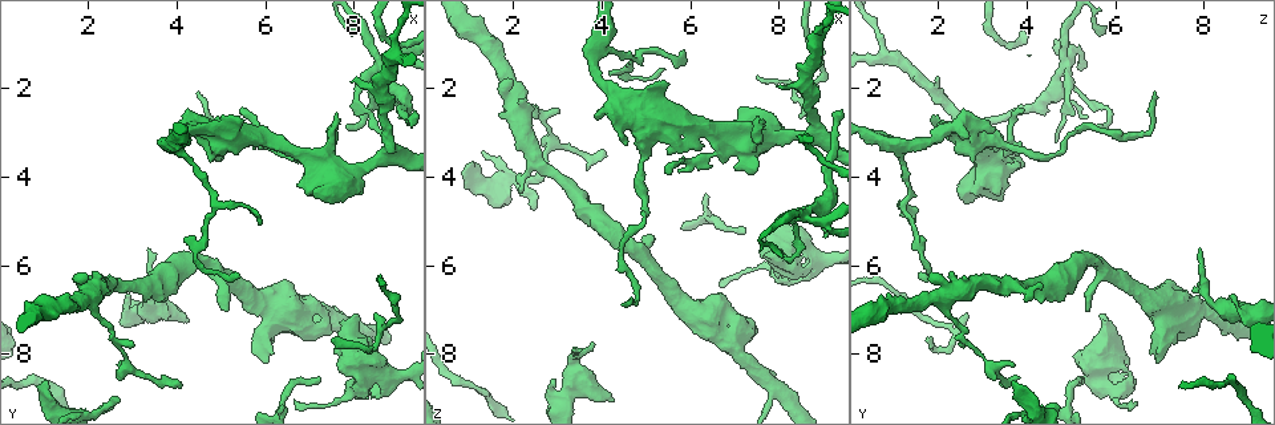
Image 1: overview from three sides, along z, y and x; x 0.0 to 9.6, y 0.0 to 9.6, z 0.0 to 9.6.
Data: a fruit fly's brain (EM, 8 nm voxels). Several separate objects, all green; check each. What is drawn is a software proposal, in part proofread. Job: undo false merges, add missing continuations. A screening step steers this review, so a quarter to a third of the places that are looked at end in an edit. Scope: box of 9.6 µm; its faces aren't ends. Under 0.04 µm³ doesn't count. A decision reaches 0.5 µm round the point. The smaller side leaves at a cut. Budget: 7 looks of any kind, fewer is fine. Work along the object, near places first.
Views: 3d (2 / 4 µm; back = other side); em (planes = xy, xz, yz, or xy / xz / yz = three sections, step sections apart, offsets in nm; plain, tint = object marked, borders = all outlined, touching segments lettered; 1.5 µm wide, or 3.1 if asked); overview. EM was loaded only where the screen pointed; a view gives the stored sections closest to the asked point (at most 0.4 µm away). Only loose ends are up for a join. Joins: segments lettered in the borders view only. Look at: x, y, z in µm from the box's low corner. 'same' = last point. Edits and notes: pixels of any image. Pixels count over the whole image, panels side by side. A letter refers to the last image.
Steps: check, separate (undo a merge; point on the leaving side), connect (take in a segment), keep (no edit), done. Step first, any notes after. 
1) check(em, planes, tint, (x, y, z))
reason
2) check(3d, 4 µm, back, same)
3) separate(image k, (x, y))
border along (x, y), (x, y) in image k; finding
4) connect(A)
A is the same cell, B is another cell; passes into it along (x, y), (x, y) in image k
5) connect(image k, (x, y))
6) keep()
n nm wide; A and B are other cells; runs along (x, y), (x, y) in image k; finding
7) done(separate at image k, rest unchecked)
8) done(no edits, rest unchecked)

check(em, xz, step 8, tint, (4.30, 7.15, 9.05))
branch stops here

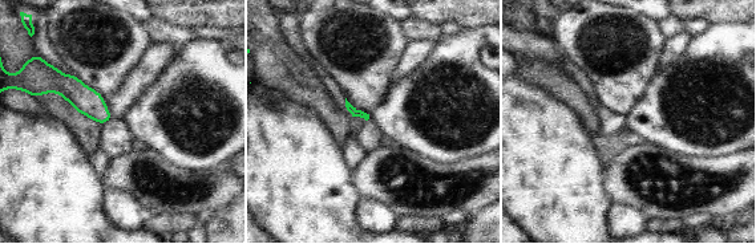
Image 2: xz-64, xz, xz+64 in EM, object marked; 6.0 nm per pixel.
check(em, xz, step 8, borders, same)

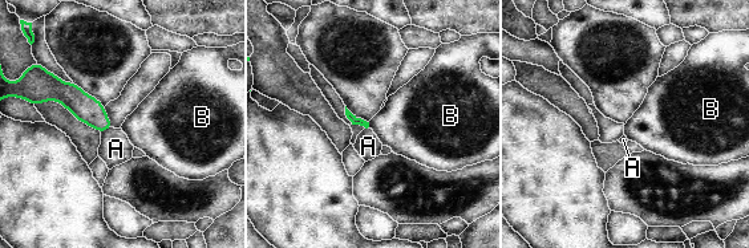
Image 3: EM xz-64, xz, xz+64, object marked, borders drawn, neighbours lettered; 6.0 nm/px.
keep()
A and B are other cells; border along (112, 126), (101, 131) in image 3; no lettered segment goes on from it

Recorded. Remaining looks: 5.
check(em, planes, tint, (3.40, 5.60, 7.90))
branch stops here

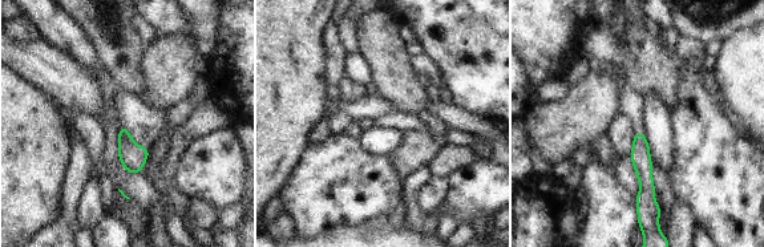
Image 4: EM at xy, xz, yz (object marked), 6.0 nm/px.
check(em, planes, borders, same)
see the neighbours

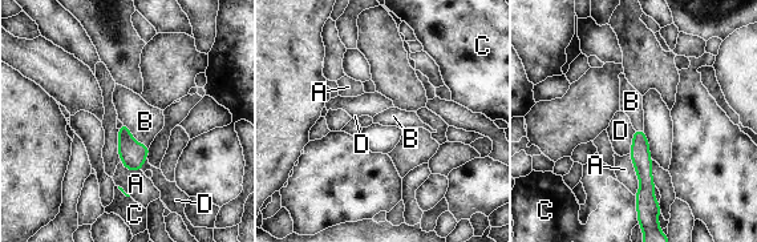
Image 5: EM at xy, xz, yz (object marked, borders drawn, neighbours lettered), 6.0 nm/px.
connect(B)
100 nm wide; B is the same cell, A, C and D are other cells; passes into it along (133, 154), (132, 137), (145, 121) in image 5; the neuron continues

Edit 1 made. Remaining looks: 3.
check(overview)
redraw

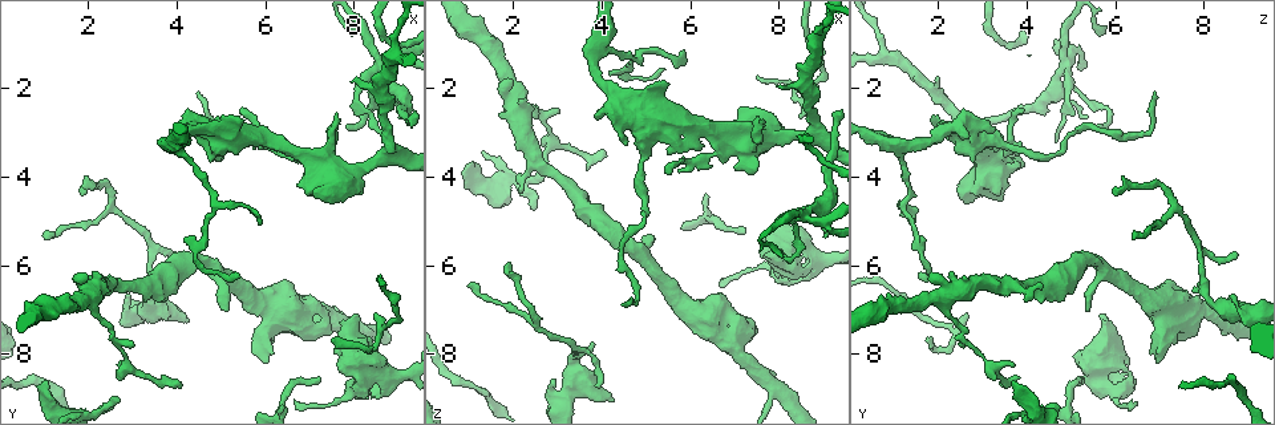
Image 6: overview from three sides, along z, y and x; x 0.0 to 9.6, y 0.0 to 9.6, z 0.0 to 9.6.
check(em, planes, borders, (5.10, 7.05, 5.35))
an open end

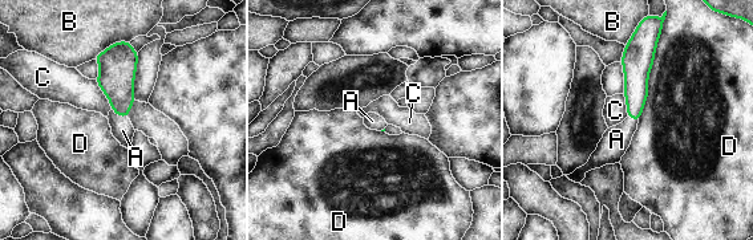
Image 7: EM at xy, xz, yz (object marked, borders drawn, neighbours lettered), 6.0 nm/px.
connect(A)
A is the same cell, B, C and D are other cells; passes into it along (116, 78), (120, 116), (122, 130) in image 7; it goes on there

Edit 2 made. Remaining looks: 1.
done(connect at image 5, connect at image 7, rest unchecked)

